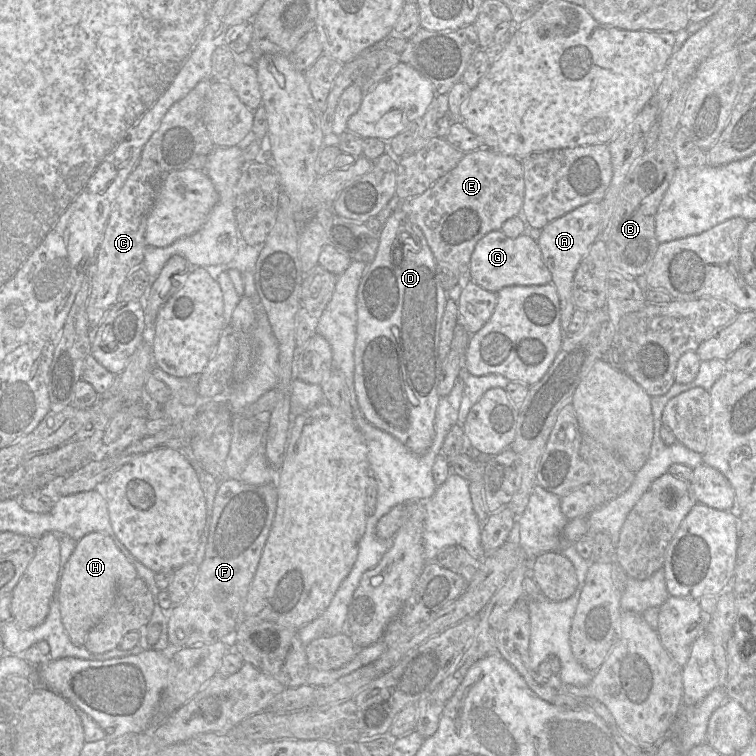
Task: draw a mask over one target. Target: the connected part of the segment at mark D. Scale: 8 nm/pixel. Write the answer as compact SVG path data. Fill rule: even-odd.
M399 207L382 226L376 255L358 288L354 387L364 418L415 453L424 453L435 434L434 420L440 401L437 387L442 370L440 327L447 299L447 291L438 280L436 260L423 232Z

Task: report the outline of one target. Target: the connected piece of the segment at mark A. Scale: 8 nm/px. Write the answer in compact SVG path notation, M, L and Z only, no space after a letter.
M588 202L549 222L541 229L537 240L543 261L551 272L551 283L557 290L560 305L560 325L564 334L567 333L568 325L576 309L572 301L573 277L580 261L593 242L599 238L601 221L601 202Z

